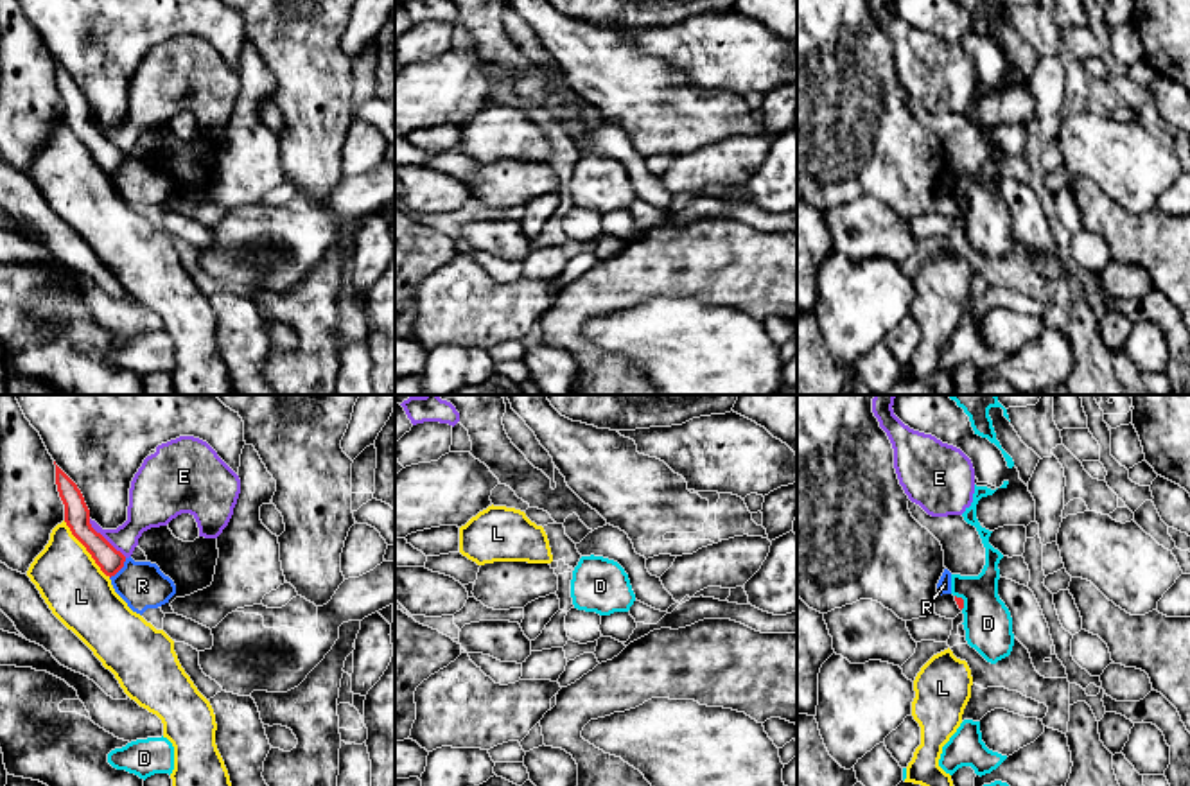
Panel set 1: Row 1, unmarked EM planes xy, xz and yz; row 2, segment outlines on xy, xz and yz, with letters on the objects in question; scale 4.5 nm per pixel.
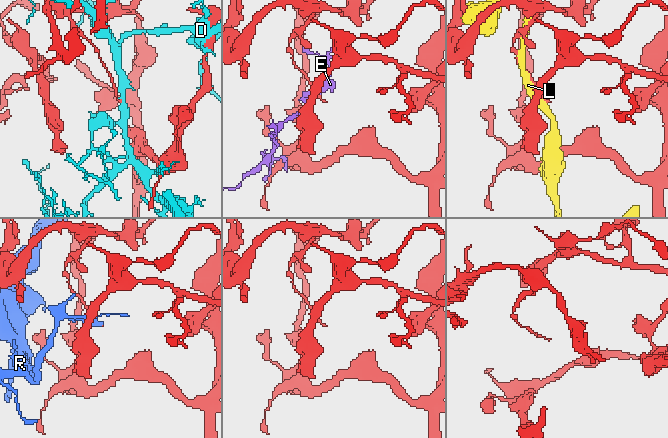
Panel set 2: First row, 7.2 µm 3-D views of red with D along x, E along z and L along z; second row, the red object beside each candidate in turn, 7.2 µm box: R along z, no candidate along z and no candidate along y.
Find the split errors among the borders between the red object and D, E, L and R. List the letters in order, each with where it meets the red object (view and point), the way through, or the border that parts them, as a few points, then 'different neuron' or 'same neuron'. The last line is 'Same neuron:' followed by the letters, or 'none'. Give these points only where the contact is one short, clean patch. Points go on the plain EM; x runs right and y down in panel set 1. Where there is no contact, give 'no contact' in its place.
D: yz (962, 200) | different neuron
E: xy (104, 137) | along xy (88, 117), (126, 155) | different neuron
L: xy (87, 148) | different neuron
R: xy (119, 167) | different neuron
Same neuron: none

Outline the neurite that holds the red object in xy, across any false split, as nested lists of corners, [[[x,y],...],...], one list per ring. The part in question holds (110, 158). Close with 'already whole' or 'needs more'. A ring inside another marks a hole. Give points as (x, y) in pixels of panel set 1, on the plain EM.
[[[56,63],[56,83],[65,102],[65,120],[72,133],[86,145],[106,174],[115,174],[126,160],[101,131],[90,122],[90,108],[77,83]]]; already whole

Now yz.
[[[942,192],[935,196],[935,212],[946,217],[955,217],[962,212],[964,197],[953,192]]]; needs more

